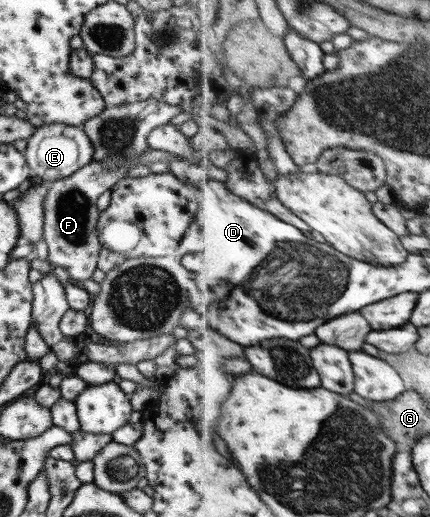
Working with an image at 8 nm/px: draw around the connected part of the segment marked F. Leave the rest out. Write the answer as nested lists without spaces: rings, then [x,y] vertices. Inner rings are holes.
[[[146,149],[134,161],[126,163],[120,169],[104,169],[104,165],[91,161],[77,169],[68,177],[54,180],[48,184],[48,193],[42,201],[43,225],[42,238],[47,245],[47,261],[50,266],[62,267],[68,273],[70,282],[79,284],[91,277],[97,264],[97,257],[101,250],[96,237],[96,221],[99,217],[96,199],[100,193],[106,193],[120,178],[126,175],[130,164],[142,163],[149,165],[154,161],[172,161],[174,154]]]

